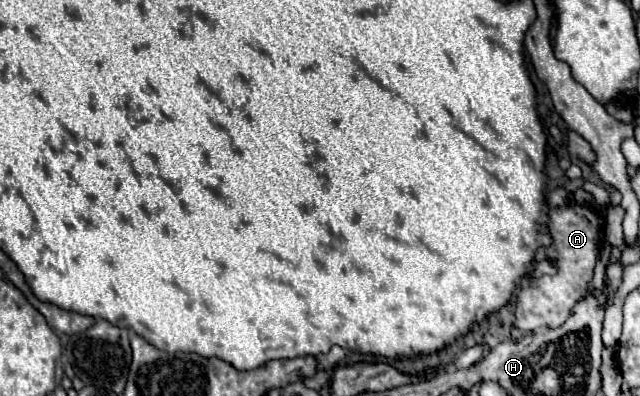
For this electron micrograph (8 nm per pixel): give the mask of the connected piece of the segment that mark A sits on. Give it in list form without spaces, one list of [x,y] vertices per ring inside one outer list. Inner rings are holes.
[[[565,205],[551,209],[551,235],[555,239],[553,247],[539,249],[537,257],[553,257],[559,271],[553,277],[543,275],[541,279],[535,279],[531,285],[521,287],[515,309],[517,327],[521,331],[537,331],[541,325],[563,325],[567,313],[571,311],[571,305],[575,305],[579,297],[589,295],[593,291],[593,267],[597,265],[599,245],[603,237],[603,223],[595,217],[595,211],[583,205]]]

